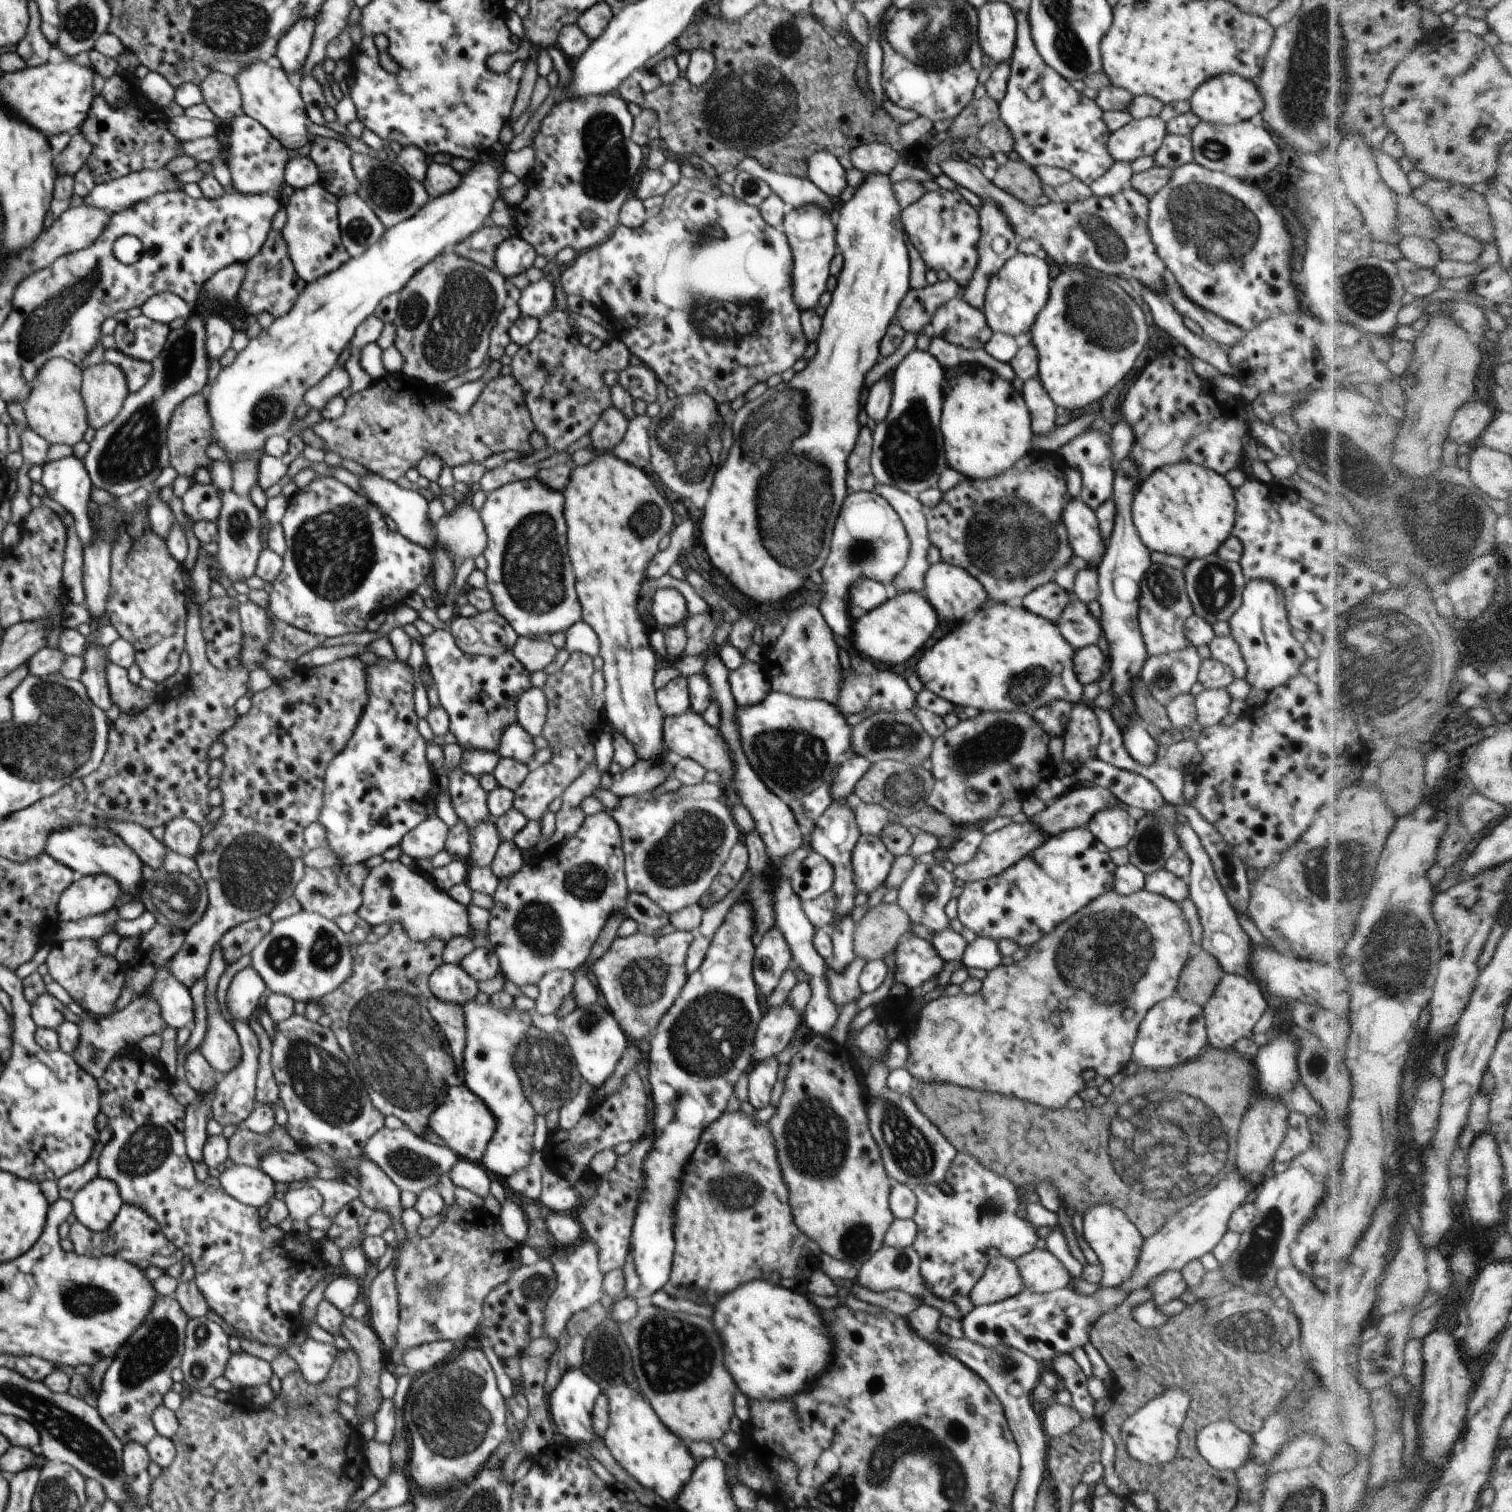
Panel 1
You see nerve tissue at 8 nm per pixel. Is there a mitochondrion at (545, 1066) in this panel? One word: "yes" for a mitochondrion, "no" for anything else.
yes

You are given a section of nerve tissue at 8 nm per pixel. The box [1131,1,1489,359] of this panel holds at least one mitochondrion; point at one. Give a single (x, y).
(1316, 84)

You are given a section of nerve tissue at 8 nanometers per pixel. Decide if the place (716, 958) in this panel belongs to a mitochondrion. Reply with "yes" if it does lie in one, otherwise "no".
no

